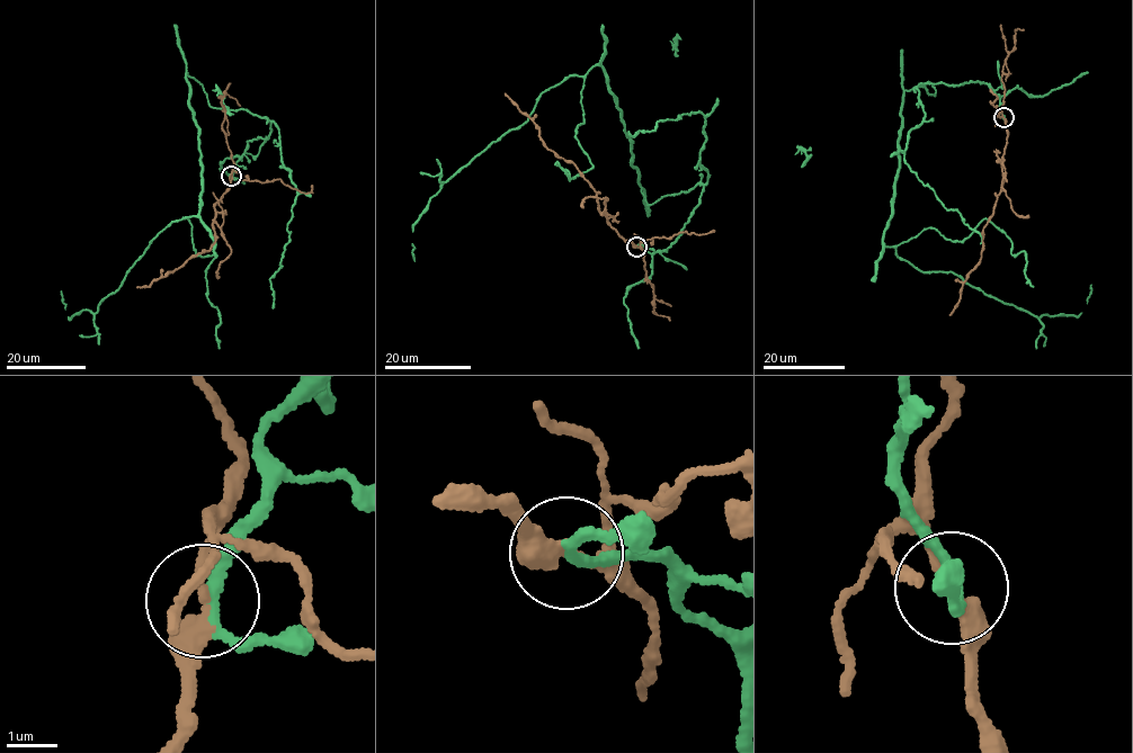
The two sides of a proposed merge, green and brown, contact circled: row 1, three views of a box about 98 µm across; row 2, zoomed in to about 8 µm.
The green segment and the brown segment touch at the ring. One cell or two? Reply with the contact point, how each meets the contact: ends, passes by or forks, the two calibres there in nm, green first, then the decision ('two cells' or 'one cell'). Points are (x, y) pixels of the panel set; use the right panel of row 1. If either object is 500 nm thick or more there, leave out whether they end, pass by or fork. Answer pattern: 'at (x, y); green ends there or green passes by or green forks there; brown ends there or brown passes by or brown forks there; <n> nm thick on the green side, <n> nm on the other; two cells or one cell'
at (1004, 117); green passes by; brown passes by; 200 nm thick on the green side, 280 nm on the other; two cells

